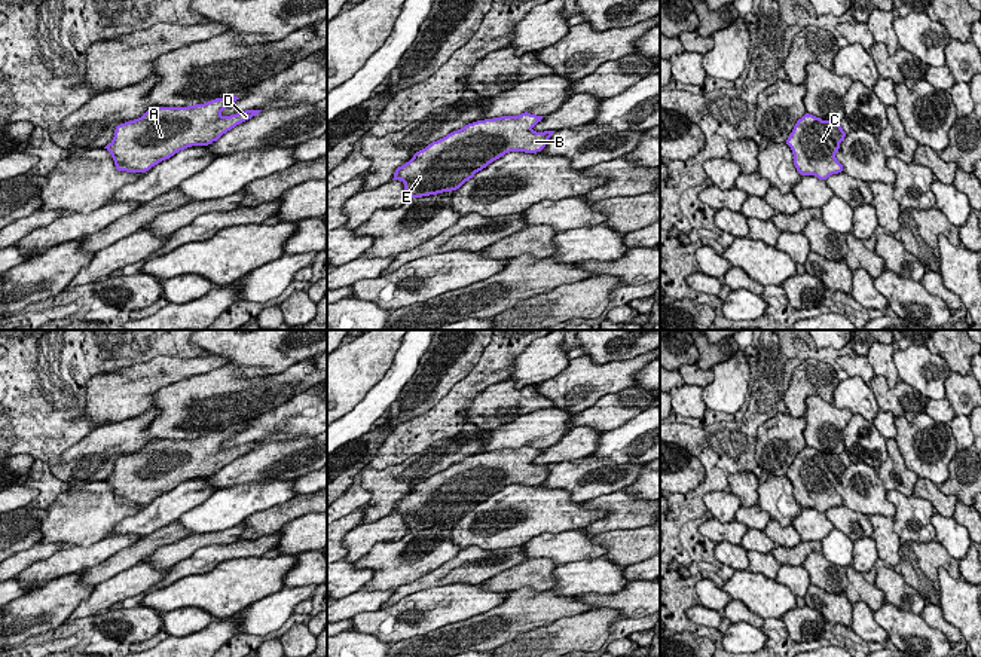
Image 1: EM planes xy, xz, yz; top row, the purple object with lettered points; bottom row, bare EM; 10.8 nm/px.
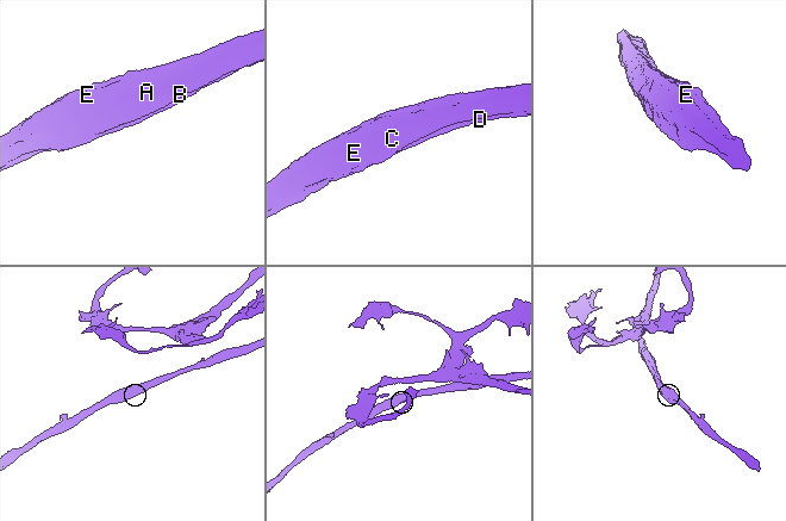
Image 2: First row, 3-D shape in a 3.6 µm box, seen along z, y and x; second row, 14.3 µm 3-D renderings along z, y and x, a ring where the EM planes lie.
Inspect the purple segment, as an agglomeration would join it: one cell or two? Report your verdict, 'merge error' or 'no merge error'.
no merge error

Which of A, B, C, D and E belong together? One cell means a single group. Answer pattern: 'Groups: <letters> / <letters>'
Groups: A B C D E

